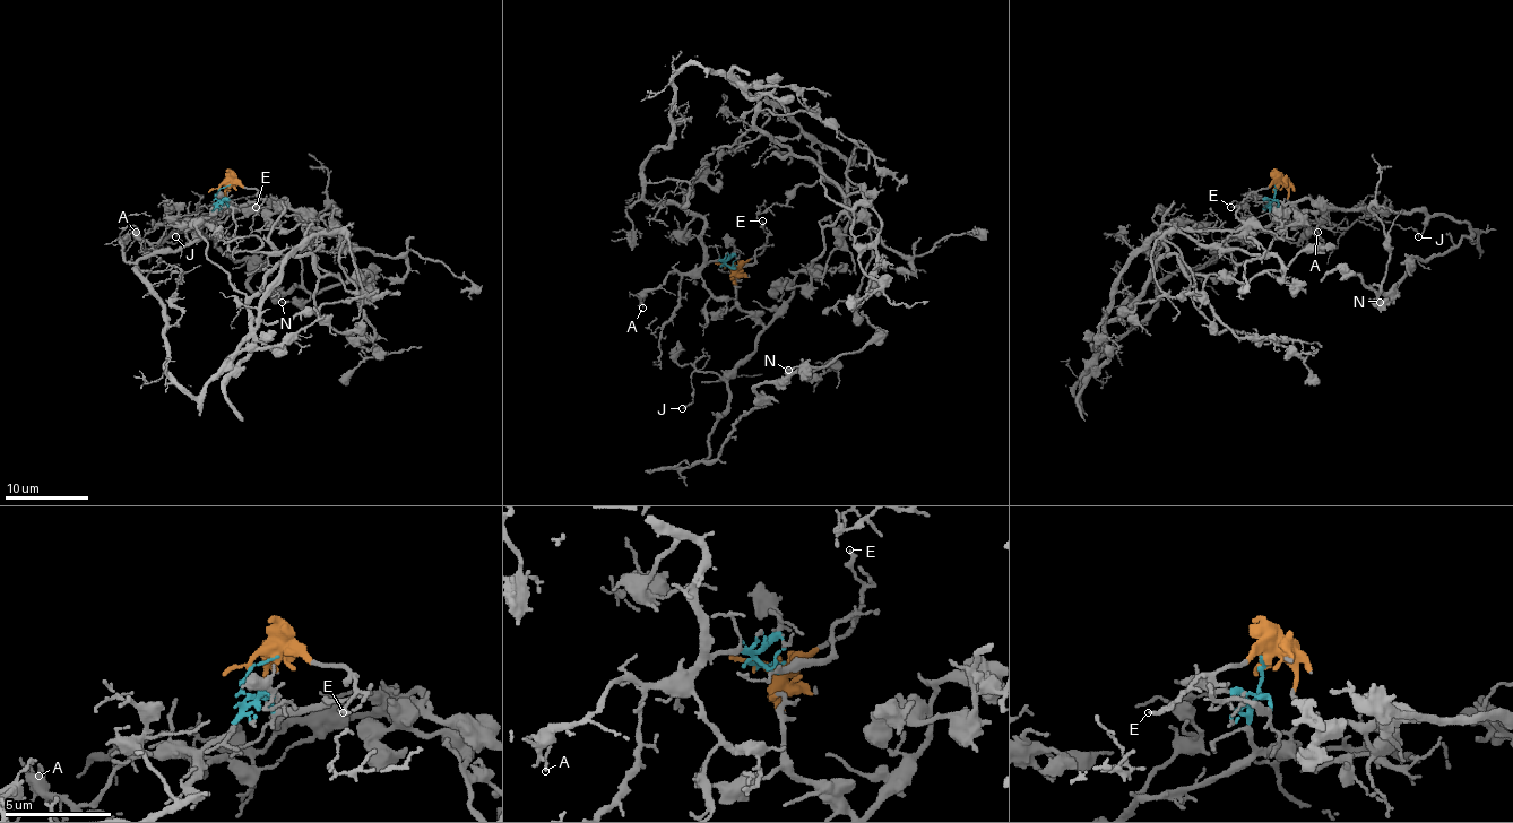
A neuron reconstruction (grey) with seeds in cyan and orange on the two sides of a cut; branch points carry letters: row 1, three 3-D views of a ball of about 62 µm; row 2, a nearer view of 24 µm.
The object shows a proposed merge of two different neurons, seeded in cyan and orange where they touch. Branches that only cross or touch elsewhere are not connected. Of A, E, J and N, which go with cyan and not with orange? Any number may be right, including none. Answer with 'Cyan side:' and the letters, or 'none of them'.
Cyan side: A

